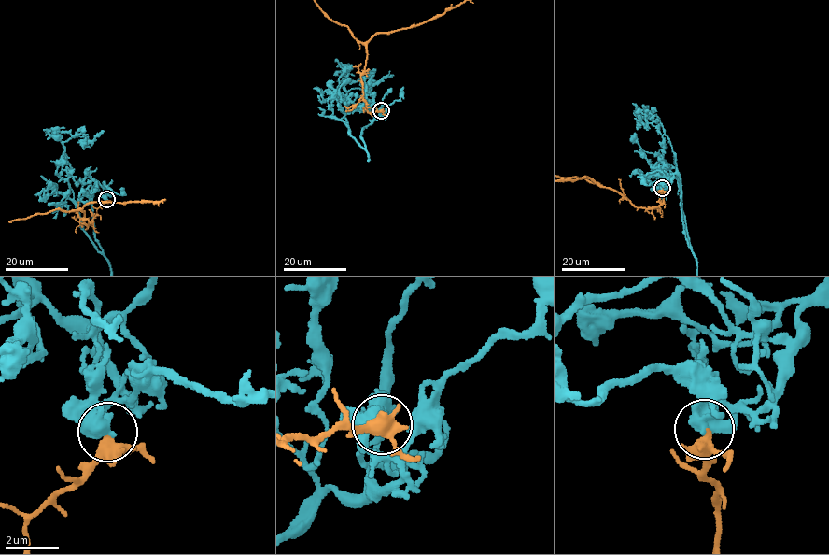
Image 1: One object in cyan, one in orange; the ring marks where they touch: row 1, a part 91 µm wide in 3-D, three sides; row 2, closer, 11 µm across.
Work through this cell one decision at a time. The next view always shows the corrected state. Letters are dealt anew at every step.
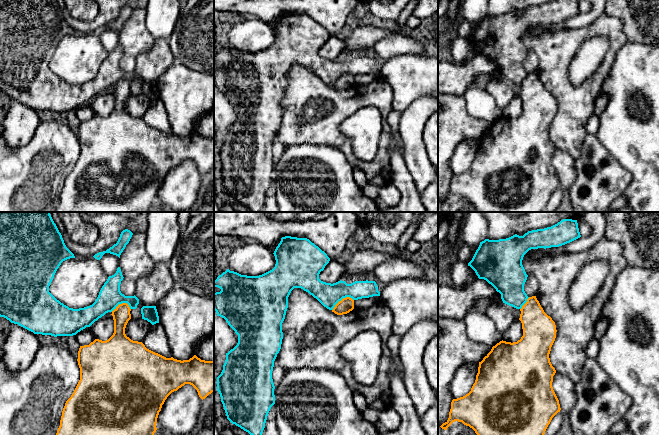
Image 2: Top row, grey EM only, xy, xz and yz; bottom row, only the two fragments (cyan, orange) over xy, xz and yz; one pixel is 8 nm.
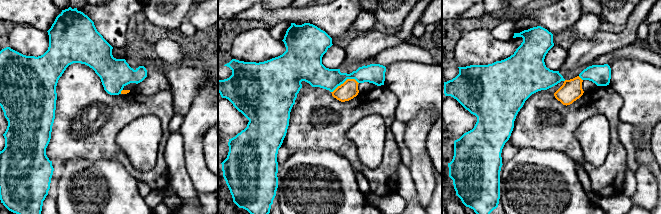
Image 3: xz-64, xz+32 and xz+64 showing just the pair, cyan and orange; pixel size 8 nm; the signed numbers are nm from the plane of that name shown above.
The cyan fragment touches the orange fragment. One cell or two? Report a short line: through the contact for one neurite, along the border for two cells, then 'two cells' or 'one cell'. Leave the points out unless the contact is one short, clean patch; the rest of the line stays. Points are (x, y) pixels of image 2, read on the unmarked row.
line xz (353, 75), (343, 73), (332, 86); two cells

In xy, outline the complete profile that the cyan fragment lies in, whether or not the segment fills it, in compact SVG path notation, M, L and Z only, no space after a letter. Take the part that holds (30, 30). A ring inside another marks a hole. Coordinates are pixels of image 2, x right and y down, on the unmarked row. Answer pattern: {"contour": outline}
{"contour": "M0 0L0 93L34 110L54 113L73 112L86 103L90 103L106 89L112 88L119 80L127 79L130 85L137 84L139 75L135 71L125 72L120 67L120 60L124 54L120 43L114 51L108 53L92 81L73 85L61 79L49 68L49 62L61 39L70 34L75 32L66 23L56 0Z"}

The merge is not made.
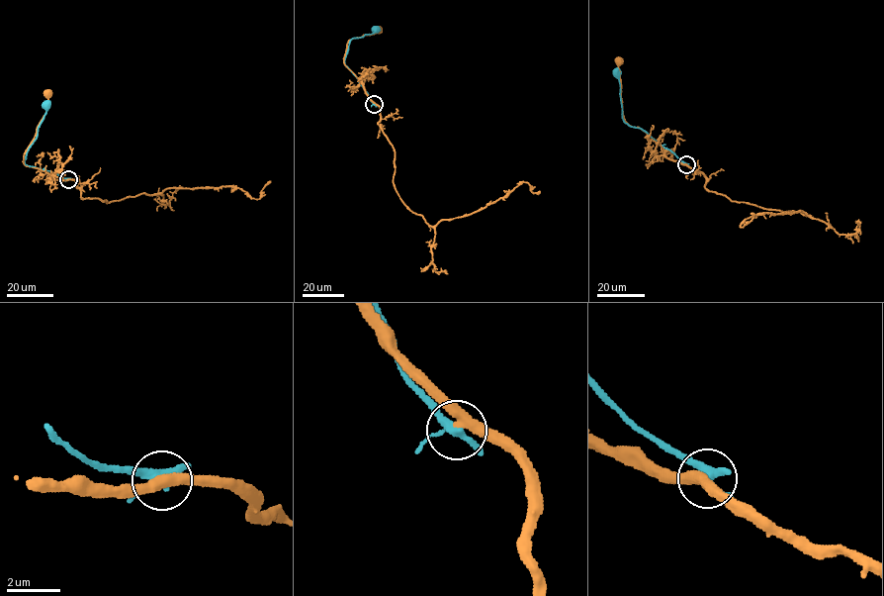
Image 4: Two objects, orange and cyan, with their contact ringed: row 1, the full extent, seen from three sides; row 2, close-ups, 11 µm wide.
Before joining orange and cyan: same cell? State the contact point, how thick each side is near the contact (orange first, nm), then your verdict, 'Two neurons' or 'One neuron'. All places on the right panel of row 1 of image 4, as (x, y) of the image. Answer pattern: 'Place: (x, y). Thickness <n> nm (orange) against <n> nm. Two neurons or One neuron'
Place: (686, 164). Thickness 400 nm (orange) against 280 nm. Two neurons

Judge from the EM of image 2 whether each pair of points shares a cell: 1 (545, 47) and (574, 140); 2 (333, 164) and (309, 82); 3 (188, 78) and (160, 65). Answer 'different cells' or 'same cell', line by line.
1: same cell
2: different cells
3: different cells

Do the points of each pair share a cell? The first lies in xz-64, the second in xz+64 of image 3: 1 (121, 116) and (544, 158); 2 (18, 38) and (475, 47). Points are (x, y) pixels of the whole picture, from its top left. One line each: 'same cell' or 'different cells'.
1: different cells
2: same cell

